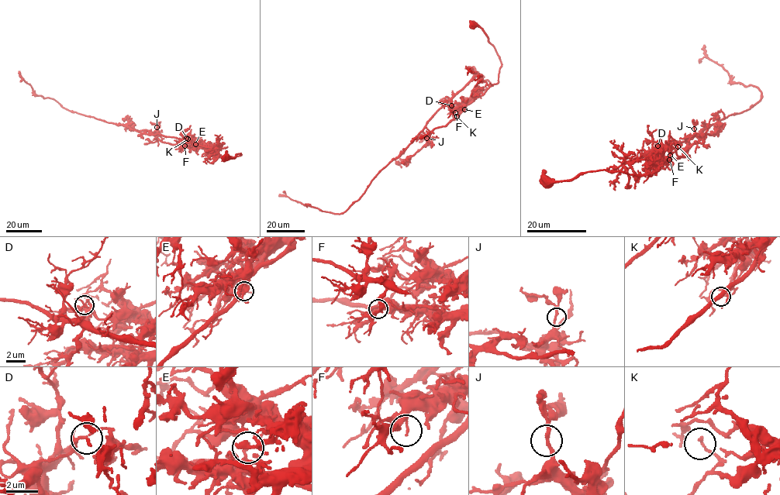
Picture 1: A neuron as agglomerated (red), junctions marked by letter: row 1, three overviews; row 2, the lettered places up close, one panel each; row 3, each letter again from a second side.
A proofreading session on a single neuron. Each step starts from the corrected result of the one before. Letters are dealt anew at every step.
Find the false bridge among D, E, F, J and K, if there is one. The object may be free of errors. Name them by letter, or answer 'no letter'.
D

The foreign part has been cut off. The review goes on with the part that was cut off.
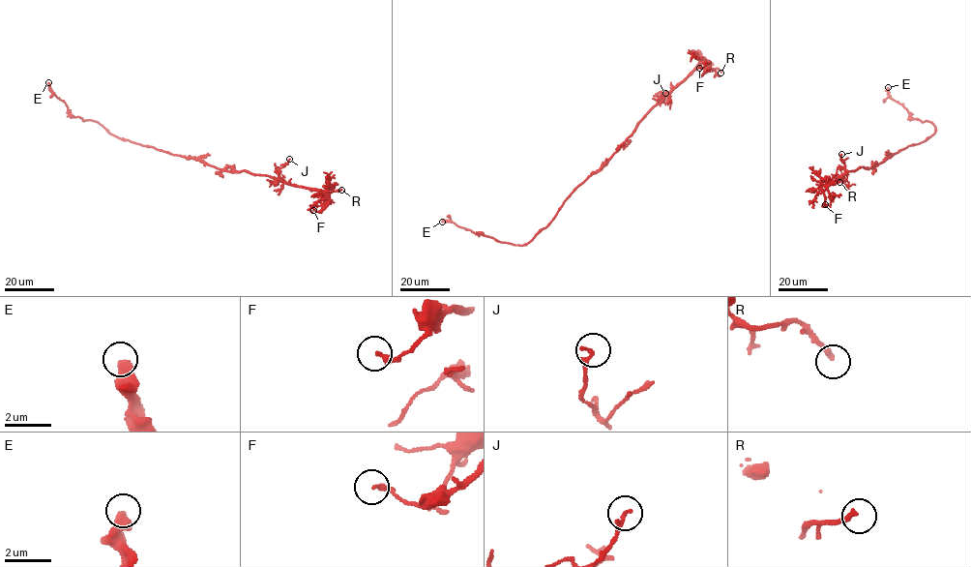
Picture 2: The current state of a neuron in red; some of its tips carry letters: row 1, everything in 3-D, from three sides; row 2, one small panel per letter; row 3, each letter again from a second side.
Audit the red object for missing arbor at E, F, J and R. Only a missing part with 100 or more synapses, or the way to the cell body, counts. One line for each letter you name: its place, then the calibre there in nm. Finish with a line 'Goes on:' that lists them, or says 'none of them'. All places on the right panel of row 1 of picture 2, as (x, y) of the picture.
Goes on: none of them

